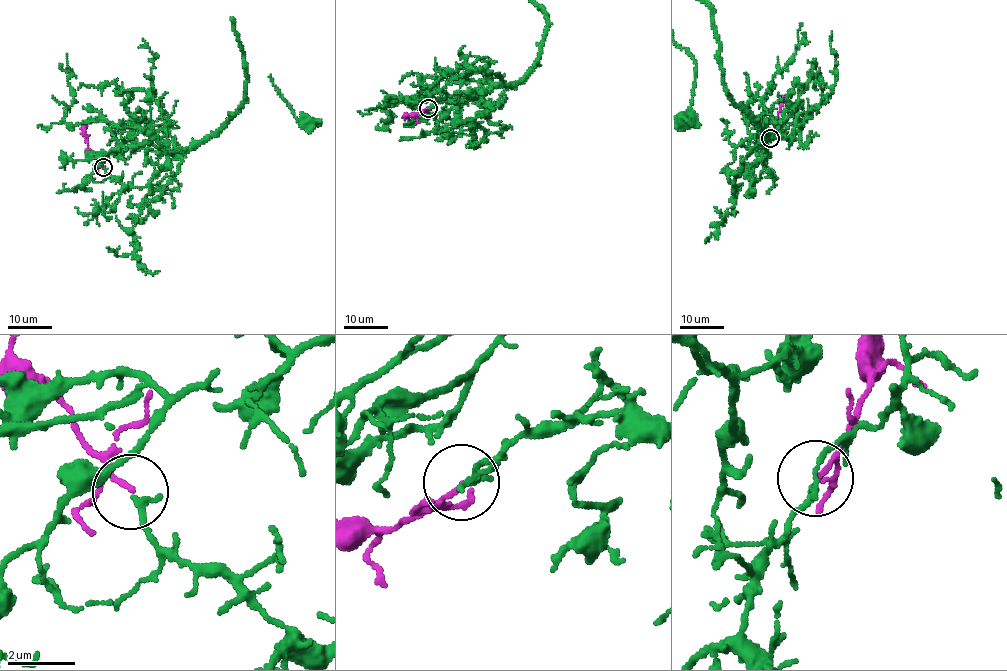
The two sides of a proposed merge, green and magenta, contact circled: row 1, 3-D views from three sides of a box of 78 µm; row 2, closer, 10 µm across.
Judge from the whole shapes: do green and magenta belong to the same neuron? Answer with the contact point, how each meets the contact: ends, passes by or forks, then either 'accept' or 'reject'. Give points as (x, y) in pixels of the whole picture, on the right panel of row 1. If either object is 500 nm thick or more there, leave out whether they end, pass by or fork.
(770, 138) | green ends | magenta passes by | accept

